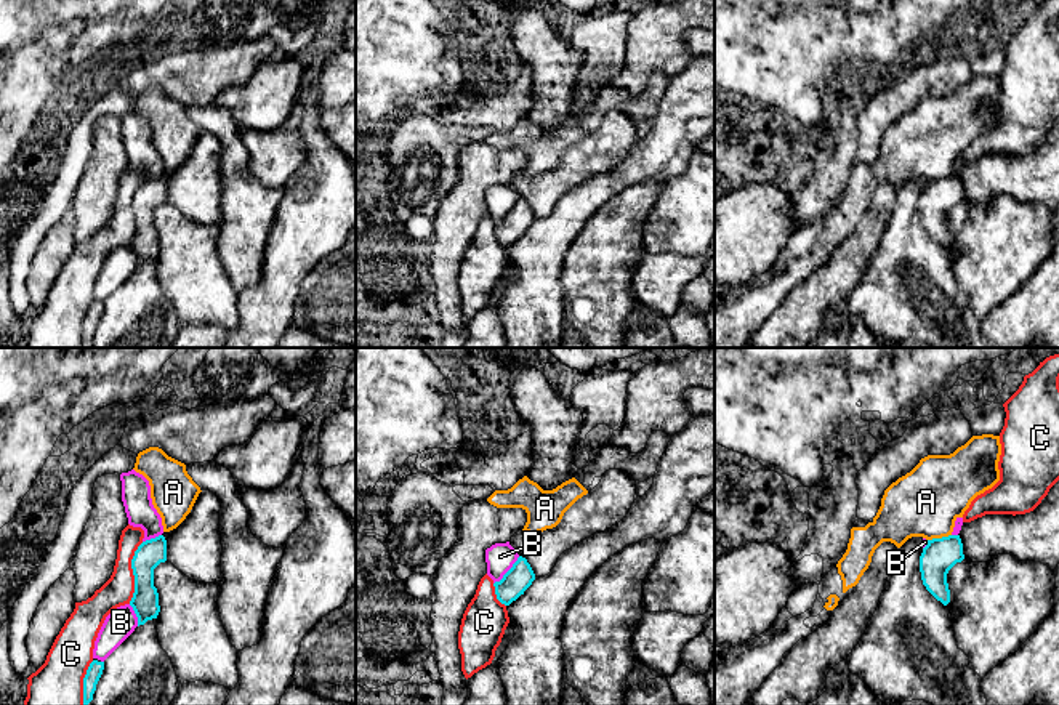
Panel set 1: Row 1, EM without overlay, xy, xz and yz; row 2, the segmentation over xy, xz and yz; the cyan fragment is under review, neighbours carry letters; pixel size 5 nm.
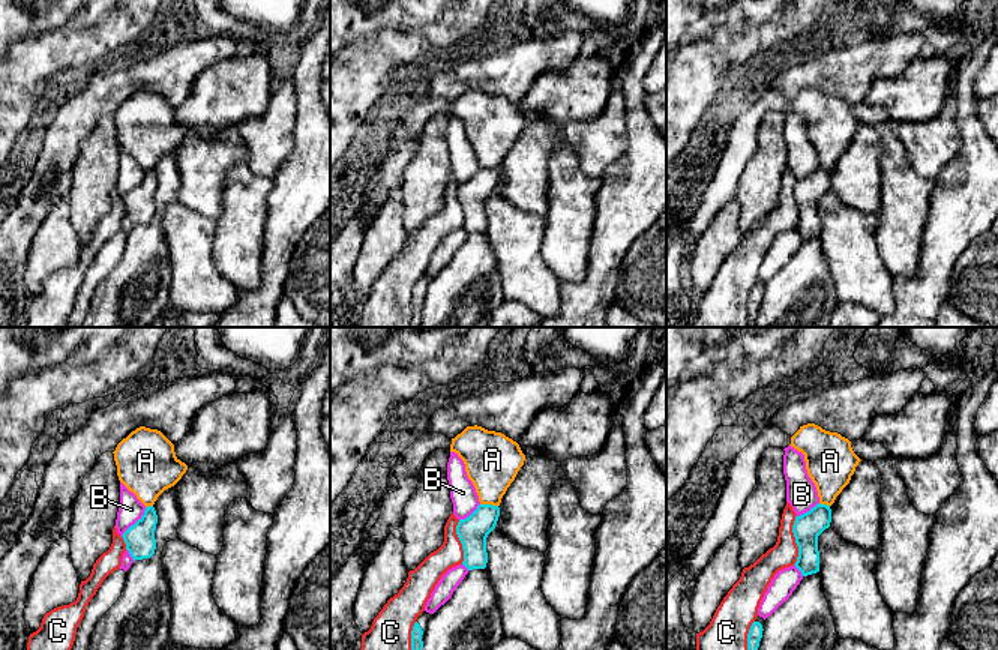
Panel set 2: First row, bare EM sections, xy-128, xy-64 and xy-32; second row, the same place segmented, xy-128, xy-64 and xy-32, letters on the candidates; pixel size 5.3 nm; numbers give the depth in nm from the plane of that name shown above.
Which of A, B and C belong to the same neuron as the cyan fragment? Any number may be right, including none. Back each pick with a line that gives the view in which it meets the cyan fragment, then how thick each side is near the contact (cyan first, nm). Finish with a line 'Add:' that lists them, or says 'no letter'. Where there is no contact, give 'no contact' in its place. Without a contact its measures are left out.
Add: no letter

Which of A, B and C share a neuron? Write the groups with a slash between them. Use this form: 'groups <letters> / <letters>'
groups A / B / C

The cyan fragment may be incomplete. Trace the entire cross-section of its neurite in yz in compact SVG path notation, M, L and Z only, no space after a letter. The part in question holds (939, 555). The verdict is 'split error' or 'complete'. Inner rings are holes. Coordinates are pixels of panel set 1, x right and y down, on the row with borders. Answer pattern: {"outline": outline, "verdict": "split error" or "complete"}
{"outline": "M960 535L928 540L920 556L920 572L926 590L944 606L950 602L948 570L964 559Z", "verdict": "complete"}

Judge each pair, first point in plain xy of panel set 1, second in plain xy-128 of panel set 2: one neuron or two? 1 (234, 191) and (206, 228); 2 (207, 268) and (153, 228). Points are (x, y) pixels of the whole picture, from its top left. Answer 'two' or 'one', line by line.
1: two
2: two

